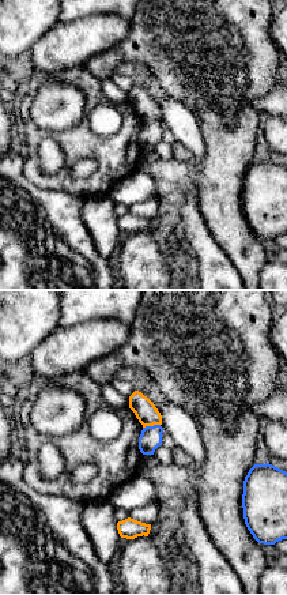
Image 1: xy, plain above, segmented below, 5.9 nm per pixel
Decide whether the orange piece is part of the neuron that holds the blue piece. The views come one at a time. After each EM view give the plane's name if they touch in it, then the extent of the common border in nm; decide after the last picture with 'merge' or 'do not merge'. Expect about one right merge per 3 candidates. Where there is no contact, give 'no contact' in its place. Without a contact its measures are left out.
xy | 110 nm

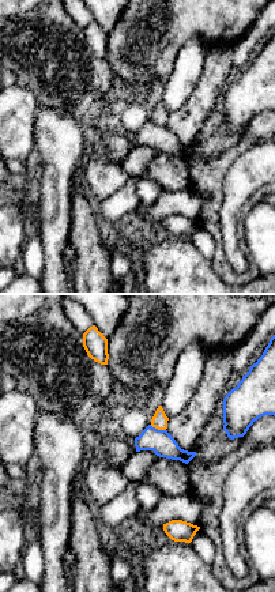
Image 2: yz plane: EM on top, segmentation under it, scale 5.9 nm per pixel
yz | 100 nm

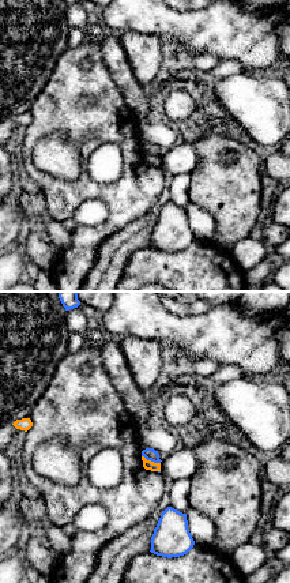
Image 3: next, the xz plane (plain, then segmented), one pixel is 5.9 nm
xz | 120 nm

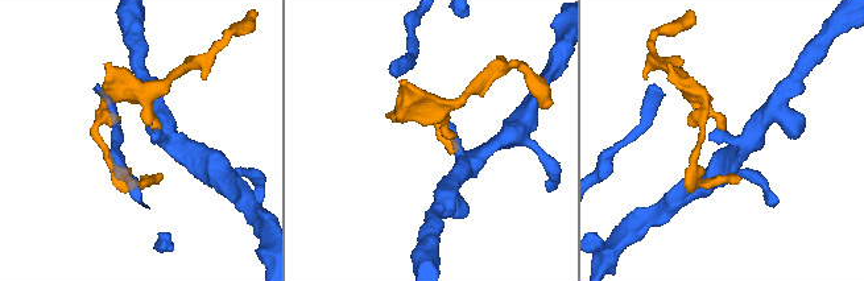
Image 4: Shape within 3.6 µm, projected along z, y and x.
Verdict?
do not merge

